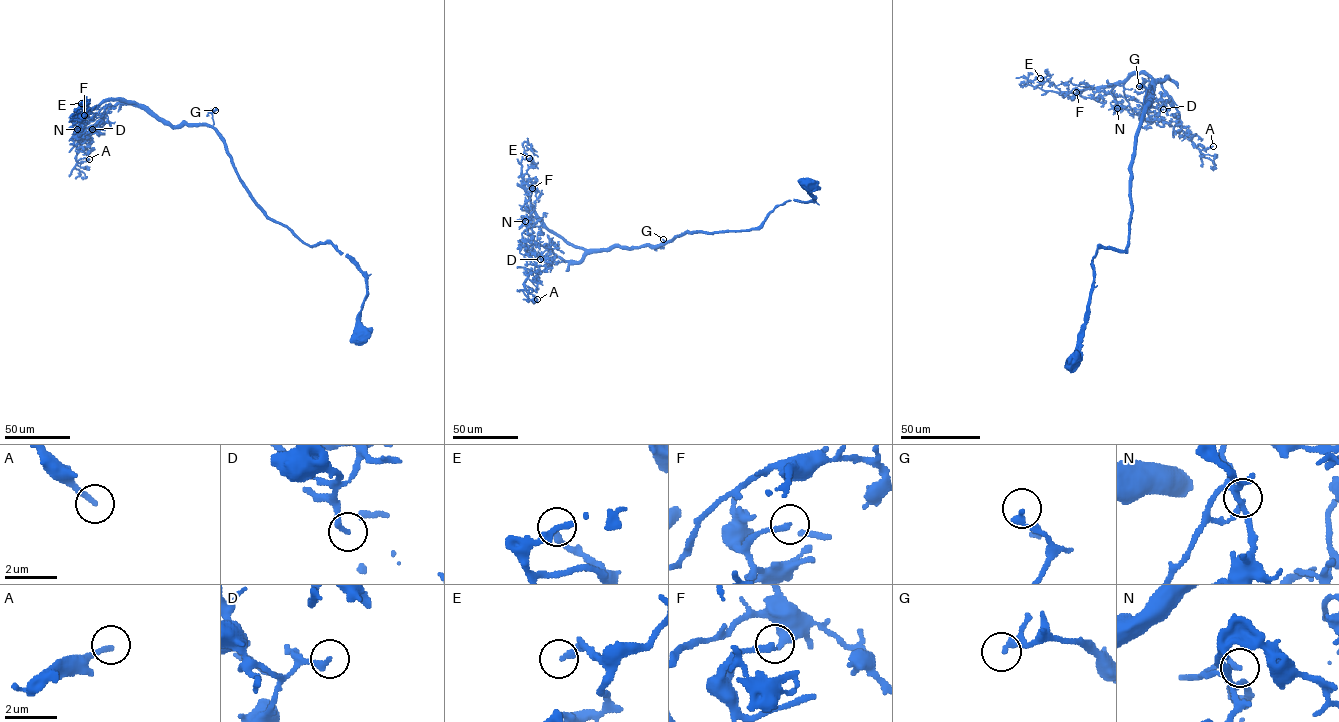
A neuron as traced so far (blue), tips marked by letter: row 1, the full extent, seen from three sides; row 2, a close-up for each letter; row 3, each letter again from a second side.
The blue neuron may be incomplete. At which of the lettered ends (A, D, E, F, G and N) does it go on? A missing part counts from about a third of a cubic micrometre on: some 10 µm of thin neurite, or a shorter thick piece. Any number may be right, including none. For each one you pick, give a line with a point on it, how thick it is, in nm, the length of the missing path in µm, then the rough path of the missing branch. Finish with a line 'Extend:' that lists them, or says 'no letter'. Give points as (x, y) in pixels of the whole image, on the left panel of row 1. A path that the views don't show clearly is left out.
Extend: no letter

